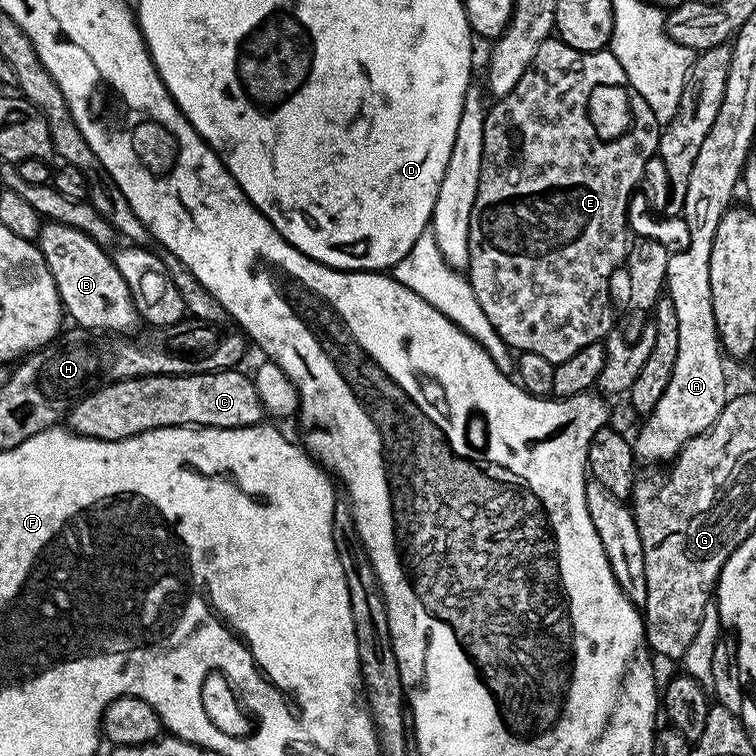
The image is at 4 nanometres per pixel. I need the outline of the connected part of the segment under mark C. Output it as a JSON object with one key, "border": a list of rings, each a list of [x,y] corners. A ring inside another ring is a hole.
{"border":[[[227,368],[221,372],[199,372],[193,376],[138,376],[135,380],[119,380],[113,384],[105,384],[91,392],[88,395],[77,400],[71,405],[70,411],[66,417],[66,424],[71,431],[78,436],[89,436],[95,440],[125,440],[131,436],[137,436],[143,432],[149,432],[155,428],[245,428],[261,423],[265,419],[266,413],[262,402],[258,398],[256,390],[256,381],[251,375],[240,372],[236,368]]]}

